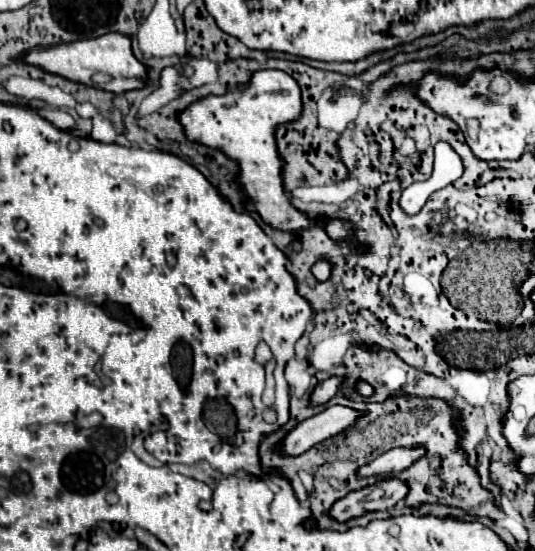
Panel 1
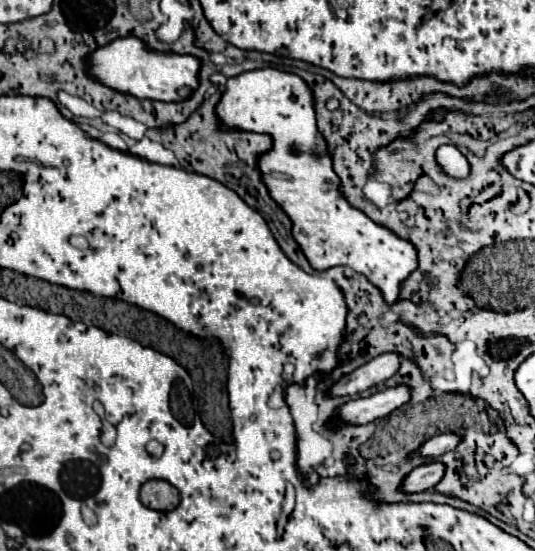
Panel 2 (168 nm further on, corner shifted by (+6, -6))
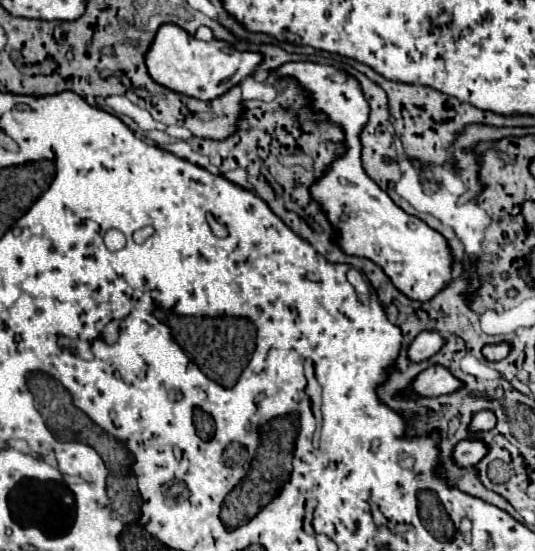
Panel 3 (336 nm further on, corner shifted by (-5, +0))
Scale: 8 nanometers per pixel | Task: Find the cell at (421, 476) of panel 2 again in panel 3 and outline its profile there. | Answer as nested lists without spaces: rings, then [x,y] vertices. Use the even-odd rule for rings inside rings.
[[[462,440],[456,444],[454,452],[452,452],[452,460],[460,466],[460,468],[474,468],[486,454],[486,446],[484,442],[476,442],[476,440]]]

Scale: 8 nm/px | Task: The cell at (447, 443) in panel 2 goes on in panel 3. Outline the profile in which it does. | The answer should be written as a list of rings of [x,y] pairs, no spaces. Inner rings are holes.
[[[484,410],[484,412],[478,412],[478,414],[472,418],[468,430],[470,430],[470,432],[486,432],[486,430],[492,430],[494,426],[496,426],[496,416],[494,416],[494,412]]]

